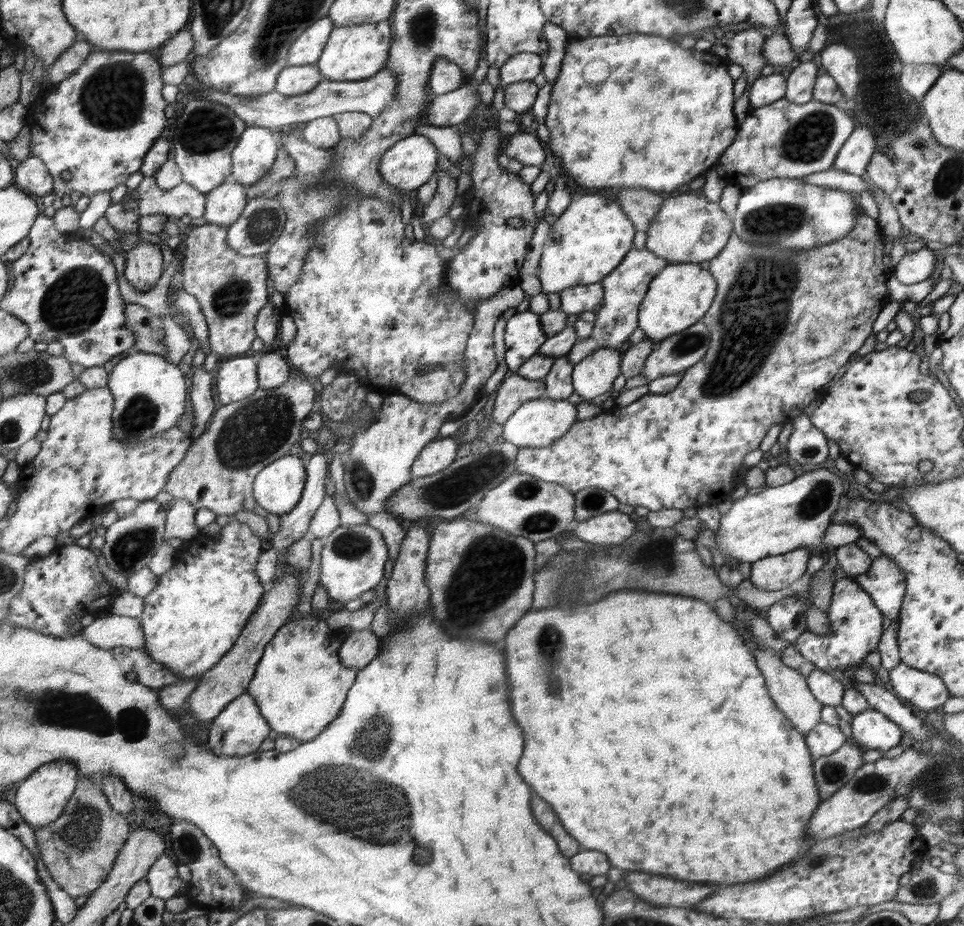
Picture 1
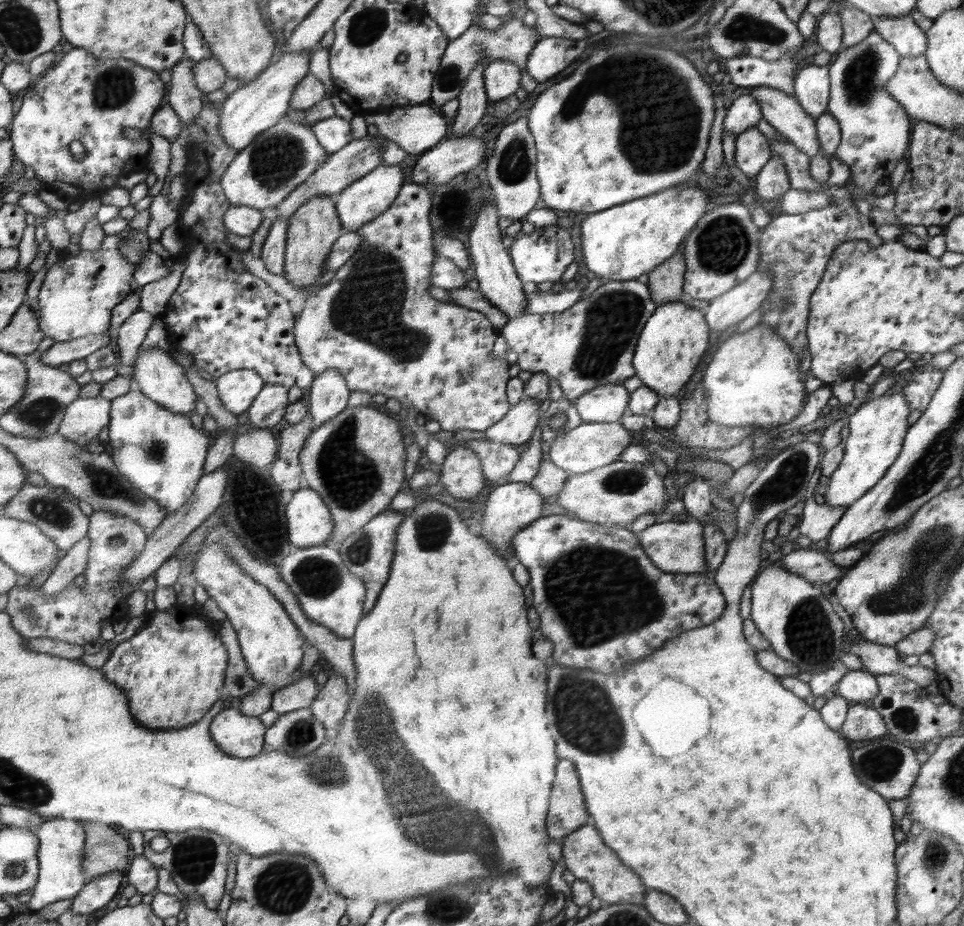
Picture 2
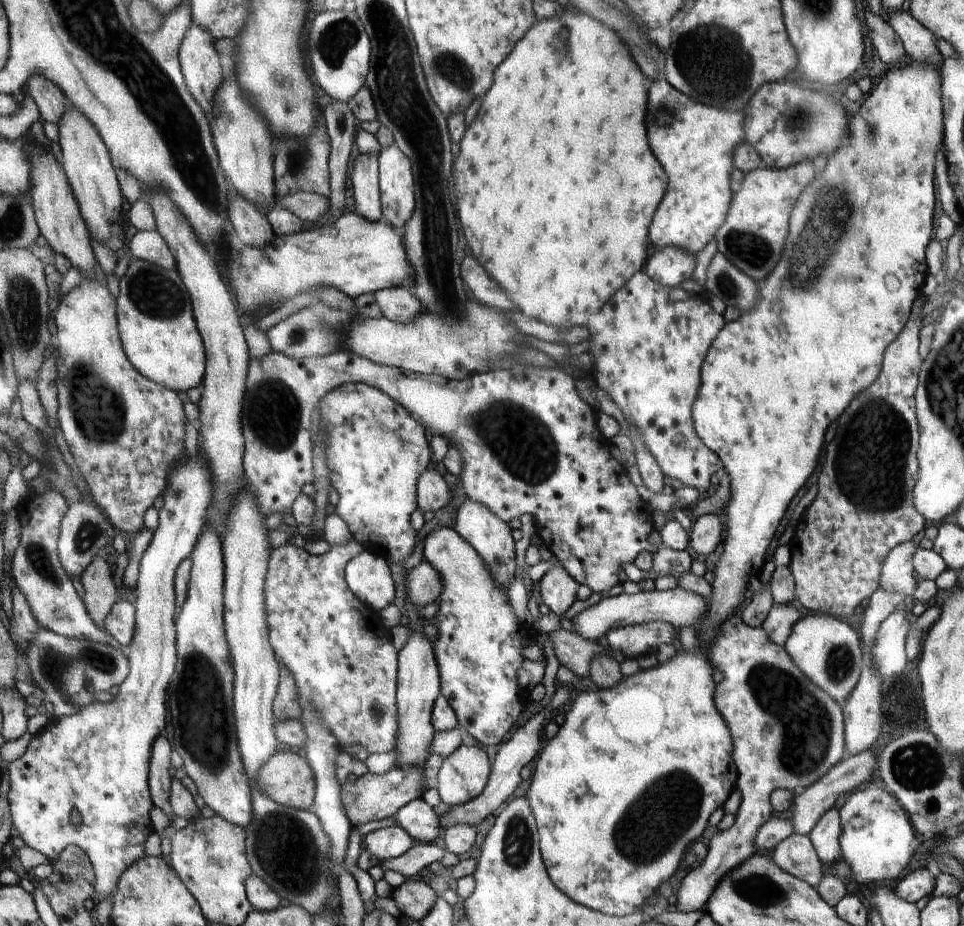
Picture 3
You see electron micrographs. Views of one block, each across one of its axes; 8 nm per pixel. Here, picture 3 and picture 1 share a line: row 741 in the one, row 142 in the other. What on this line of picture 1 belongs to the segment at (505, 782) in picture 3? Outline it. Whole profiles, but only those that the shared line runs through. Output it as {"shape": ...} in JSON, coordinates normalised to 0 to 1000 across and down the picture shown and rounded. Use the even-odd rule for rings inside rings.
{"shape":[[[541,141],[525,151],[525,160],[521,165],[541,174],[545,179],[561,179],[566,173],[562,152],[557,147]]]}

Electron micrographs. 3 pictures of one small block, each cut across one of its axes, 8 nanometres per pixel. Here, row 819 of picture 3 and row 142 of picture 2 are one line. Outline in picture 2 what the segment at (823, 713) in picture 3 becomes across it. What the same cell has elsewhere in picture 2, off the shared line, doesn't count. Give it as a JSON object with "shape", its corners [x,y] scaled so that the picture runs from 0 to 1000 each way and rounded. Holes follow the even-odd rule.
{"shape":[[[785,137],[766,145],[762,151],[763,179],[781,193],[801,171],[799,151]]]}

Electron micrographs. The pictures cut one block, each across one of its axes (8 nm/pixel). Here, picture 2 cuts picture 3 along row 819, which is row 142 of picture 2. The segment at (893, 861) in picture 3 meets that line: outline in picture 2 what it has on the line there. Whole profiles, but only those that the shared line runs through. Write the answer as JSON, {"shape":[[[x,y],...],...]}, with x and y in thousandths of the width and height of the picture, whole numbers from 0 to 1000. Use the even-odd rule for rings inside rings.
{"shape":[[[910,32],[882,51],[872,52],[860,69],[862,98],[859,121],[869,131],[872,152],[865,168],[882,181],[880,197],[887,199],[892,211],[907,205],[917,188],[907,188],[923,175],[932,175],[944,151],[943,122],[922,102],[922,86],[935,69],[935,59],[927,49]]]}

